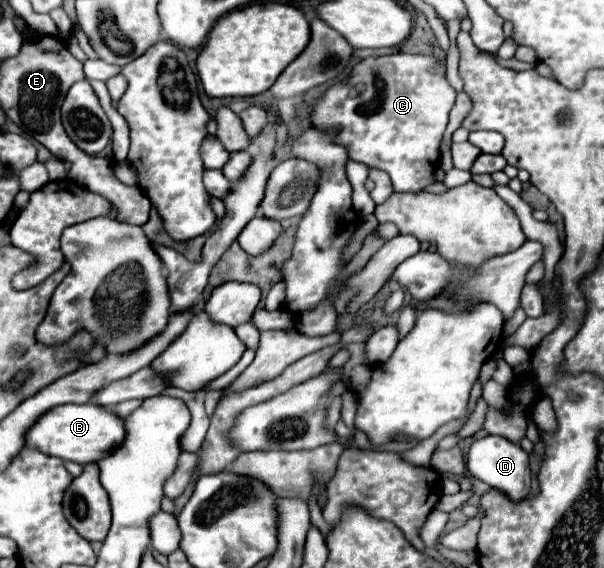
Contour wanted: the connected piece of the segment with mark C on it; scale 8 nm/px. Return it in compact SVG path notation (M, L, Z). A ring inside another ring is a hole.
M396 53L362 59L348 81L332 85L322 95L312 109L312 123L318 129L342 127L336 141L348 147L350 159L386 171L394 191L424 191L436 183L440 141L456 99L442 71L446 71L442 61L424 55Z

